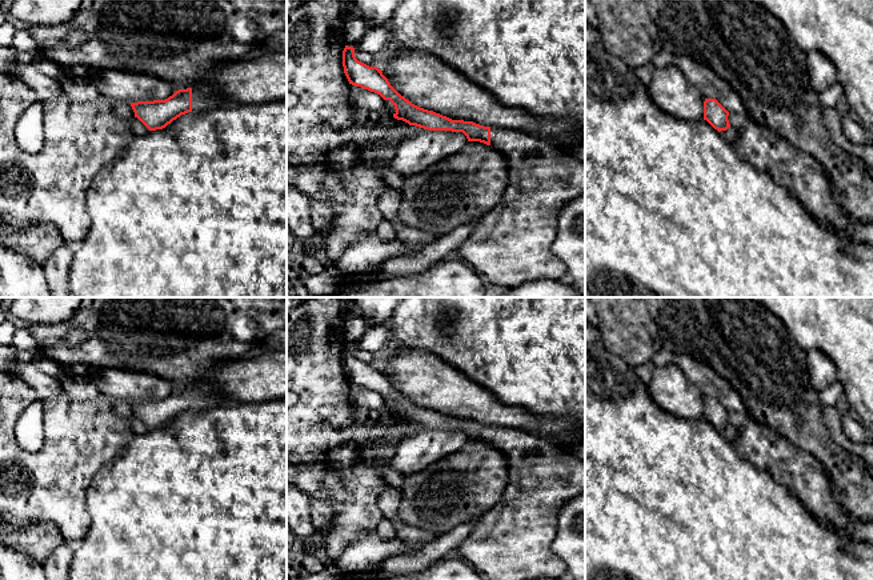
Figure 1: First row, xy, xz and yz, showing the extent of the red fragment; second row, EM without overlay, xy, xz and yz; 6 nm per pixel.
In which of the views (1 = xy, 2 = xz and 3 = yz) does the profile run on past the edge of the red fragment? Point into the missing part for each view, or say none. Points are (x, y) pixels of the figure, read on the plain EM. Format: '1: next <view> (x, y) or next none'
1: next xy (203, 396)
2: next xz (513, 542)
3: next none

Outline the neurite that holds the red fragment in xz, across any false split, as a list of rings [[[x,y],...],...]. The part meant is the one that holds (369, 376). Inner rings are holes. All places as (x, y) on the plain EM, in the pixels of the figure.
[[[345,344],[343,349],[343,365],[349,383],[361,385],[380,393],[384,399],[389,399],[396,408],[393,412],[395,417],[429,429],[462,431],[468,440],[480,440],[490,444],[505,456],[508,464],[508,484],[505,492],[497,508],[482,515],[478,524],[457,547],[454,553],[456,556],[465,560],[480,573],[484,573],[488,580],[533,580],[540,577],[565,579],[566,565],[552,551],[552,543],[557,535],[558,515],[562,505],[569,500],[585,493],[585,460],[581,460],[565,451],[557,449],[550,439],[538,435],[520,431],[517,428],[502,428],[498,425],[484,425],[473,420],[452,419],[433,409],[420,407],[401,395],[391,384],[381,368],[359,360],[355,355],[353,345]]]

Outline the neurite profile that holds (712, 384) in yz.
[[[676,353],[674,360],[685,376],[698,385],[705,397],[716,397],[729,412],[746,415],[746,407],[740,395],[710,365],[689,355]]]

